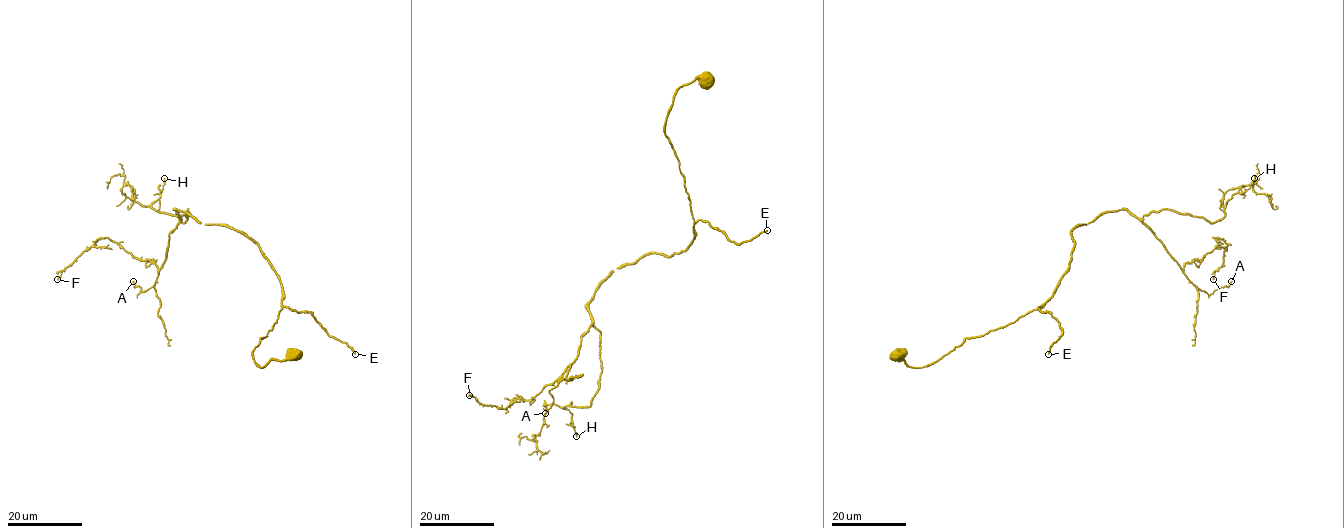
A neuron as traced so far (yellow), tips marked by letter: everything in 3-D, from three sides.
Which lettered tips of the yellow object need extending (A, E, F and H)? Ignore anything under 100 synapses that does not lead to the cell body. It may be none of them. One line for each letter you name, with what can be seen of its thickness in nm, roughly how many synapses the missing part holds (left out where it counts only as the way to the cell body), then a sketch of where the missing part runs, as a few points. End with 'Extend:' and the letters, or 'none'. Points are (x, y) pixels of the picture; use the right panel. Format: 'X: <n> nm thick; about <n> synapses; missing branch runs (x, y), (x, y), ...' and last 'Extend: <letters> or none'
E: 200 nm thick; about 500 synapses; missing branch runs (1048, 354), (1027, 370), (1002, 420), (1026, 491), (1055, 505), (1047, 511)
Extend: E

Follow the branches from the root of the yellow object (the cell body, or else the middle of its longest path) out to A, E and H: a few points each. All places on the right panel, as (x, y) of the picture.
A: (898, 356), (924, 367), (1039, 309), (1068, 266), (1071, 231), (1106, 212), (1139, 218), (1198, 289), (1231, 281)
E: (898, 356), (896, 359), (910, 367), (927, 366), (966, 338), (1002, 328), (1039, 306), (1062, 331), (1048, 354)
H: (898, 356), (924, 367), (1039, 309), (1068, 266), (1071, 231), (1104, 213), (1172, 209), (1213, 223), (1254, 178)

